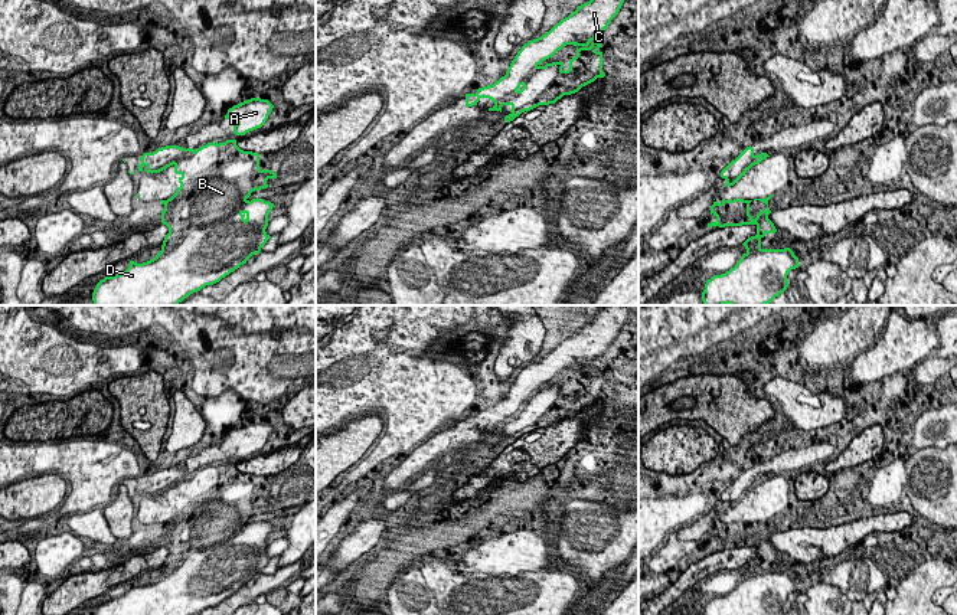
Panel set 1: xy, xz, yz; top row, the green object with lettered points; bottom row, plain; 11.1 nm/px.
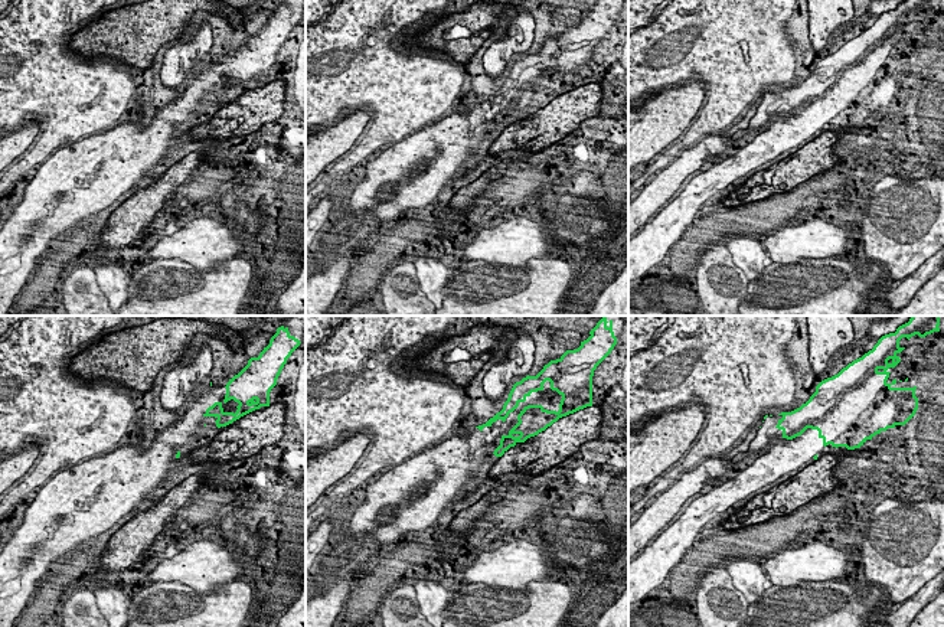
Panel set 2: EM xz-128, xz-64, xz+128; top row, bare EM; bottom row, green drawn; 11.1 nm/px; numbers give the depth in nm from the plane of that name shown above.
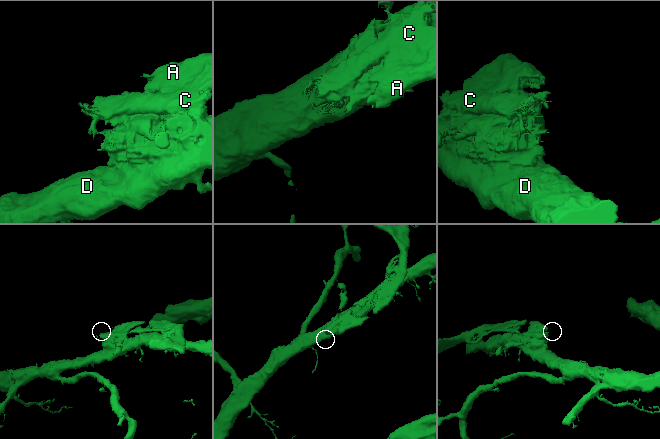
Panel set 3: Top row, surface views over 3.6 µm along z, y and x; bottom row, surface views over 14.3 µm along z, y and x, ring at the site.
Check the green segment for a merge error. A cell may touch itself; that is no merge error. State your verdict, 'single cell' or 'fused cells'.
fused cells

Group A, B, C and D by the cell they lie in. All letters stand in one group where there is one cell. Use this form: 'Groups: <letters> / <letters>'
Groups: A C / B D

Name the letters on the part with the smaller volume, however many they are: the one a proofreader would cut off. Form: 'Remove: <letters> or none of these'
Remove: A, C

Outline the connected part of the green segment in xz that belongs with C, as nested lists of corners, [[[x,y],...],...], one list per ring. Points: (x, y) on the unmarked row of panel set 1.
[[[605,305],[589,324],[578,328],[549,354],[525,366],[507,390],[506,398],[486,409],[483,416],[490,413],[500,418],[510,416],[533,390],[552,380],[564,369],[588,369],[598,356],[608,350],[627,320],[627,314],[617,314],[618,307],[630,305]]]

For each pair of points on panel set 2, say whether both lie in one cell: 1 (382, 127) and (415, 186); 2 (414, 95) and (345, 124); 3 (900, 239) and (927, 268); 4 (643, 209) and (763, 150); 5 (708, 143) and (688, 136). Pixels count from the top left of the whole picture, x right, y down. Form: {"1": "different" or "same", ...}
{"1": "different", "2": "different", "3": "different", "4": "different", "5": "different"}

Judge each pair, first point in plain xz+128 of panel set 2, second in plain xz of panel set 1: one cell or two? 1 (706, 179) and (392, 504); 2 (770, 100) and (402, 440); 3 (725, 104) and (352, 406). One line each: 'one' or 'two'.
1: one
2: two
3: one

